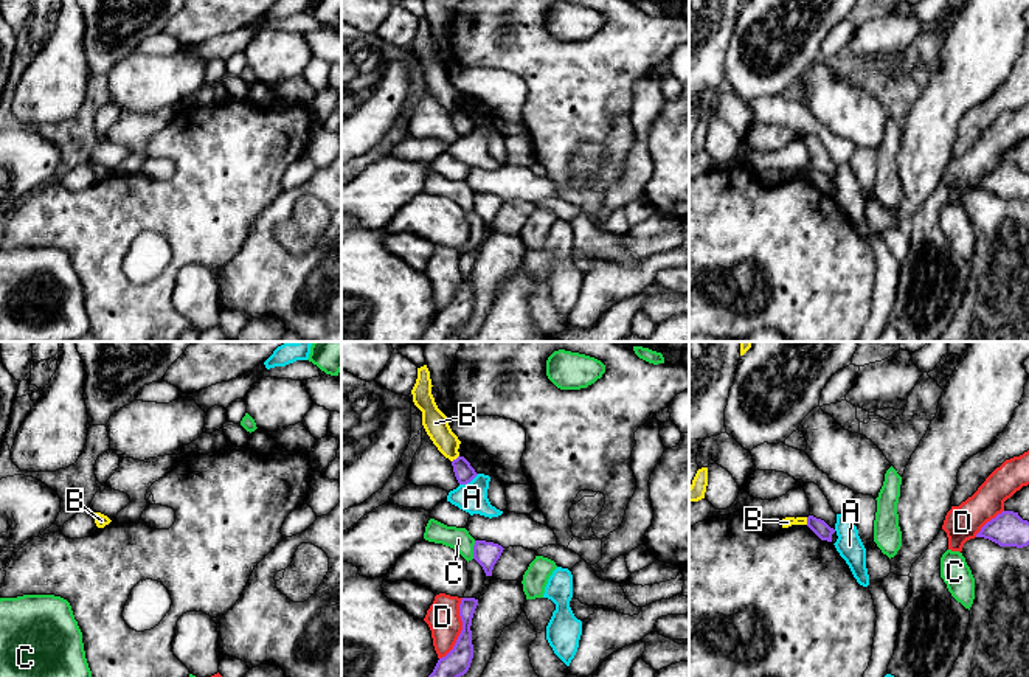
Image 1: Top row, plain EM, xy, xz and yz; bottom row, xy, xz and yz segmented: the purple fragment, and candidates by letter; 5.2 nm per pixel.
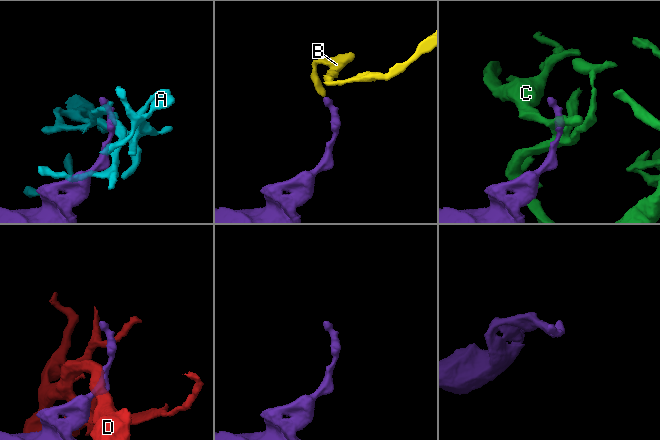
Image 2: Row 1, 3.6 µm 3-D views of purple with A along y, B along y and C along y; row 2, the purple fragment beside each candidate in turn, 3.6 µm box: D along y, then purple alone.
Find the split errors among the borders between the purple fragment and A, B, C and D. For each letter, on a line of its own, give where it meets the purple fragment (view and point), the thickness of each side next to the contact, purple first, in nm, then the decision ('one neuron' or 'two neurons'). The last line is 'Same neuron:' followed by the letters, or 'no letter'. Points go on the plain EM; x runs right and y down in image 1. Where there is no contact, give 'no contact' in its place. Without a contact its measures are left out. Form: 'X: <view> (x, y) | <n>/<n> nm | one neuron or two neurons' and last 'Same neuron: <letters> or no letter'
A: xz (469, 134) | 100/160 nm | two neurons
B: xz (457, 111) | 100/130 nm | two neurons
C: xz (474, 202) | 130/120 nm | two neurons
D: xz (463, 281) | 140/170 nm | two neurons
Same neuron: no letter

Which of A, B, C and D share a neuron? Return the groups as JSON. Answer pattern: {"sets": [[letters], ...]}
{"sets": [["A"], ["B"], ["C"], ["D"]]}

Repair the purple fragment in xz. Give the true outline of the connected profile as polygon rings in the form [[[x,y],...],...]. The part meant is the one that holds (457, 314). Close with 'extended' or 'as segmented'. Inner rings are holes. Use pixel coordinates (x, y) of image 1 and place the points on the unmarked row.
[[[475,250],[461,252],[459,269],[463,273],[463,283],[453,301],[445,309],[438,312],[433,325],[425,331],[419,342],[444,342],[469,323],[473,311],[470,278],[476,258],[478,252]]] | as segmented

